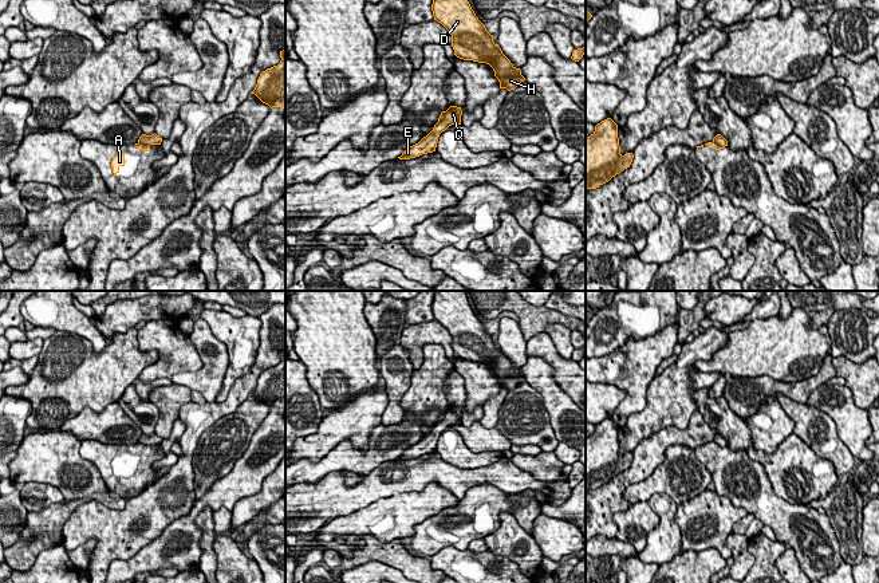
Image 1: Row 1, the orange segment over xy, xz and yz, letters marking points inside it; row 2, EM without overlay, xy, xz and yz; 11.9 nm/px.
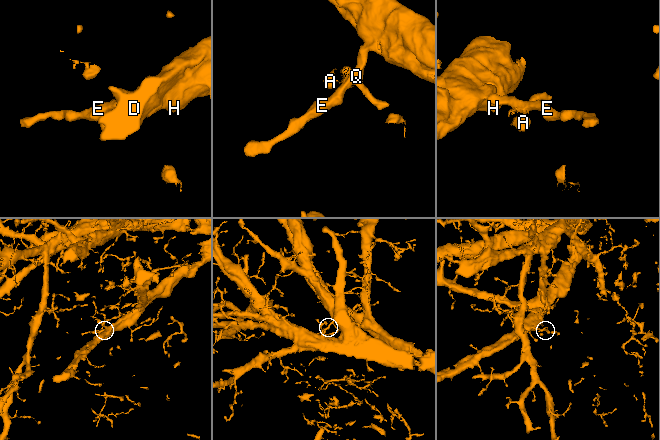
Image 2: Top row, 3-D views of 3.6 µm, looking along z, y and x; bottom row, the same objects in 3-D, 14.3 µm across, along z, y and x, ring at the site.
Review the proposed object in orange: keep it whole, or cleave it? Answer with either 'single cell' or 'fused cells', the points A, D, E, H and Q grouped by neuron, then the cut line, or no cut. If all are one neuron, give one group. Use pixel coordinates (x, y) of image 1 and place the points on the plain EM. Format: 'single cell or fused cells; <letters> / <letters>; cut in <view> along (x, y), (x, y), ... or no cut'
fused cells; A / D E H Q; cut in xz along (446, 412), (438, 422)

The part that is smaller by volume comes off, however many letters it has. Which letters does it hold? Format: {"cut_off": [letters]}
{"cut_off": ["A"]}

